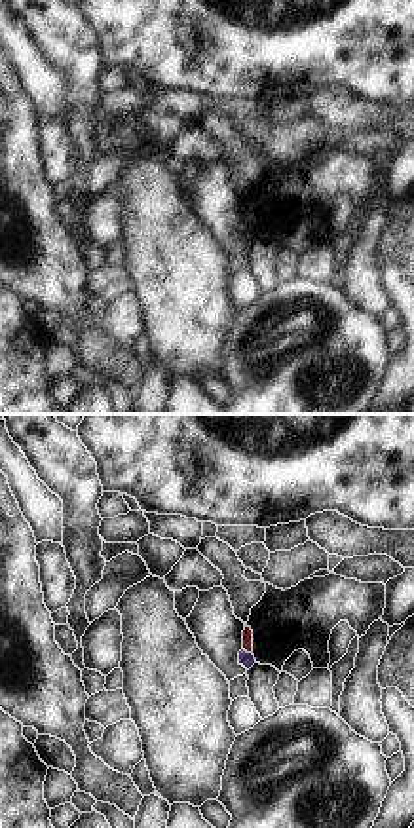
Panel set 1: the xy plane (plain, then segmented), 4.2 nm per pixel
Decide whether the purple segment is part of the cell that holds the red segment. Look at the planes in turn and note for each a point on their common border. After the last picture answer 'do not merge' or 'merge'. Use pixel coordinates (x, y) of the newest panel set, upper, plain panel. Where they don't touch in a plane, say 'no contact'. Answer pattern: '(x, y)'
(247, 226)

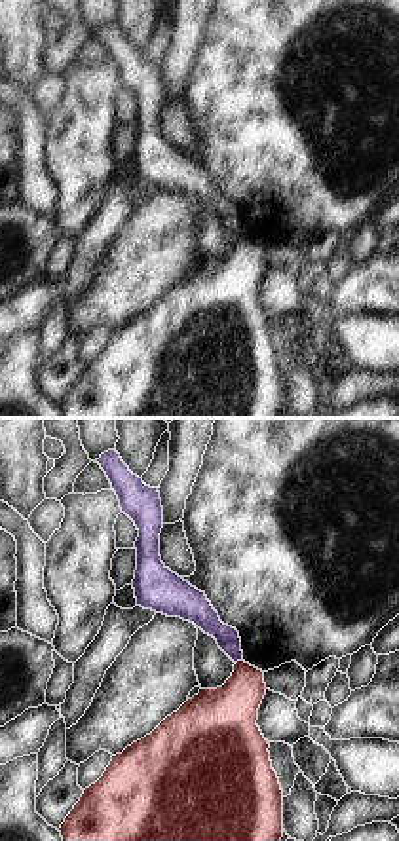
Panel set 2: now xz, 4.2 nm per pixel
(238, 236)

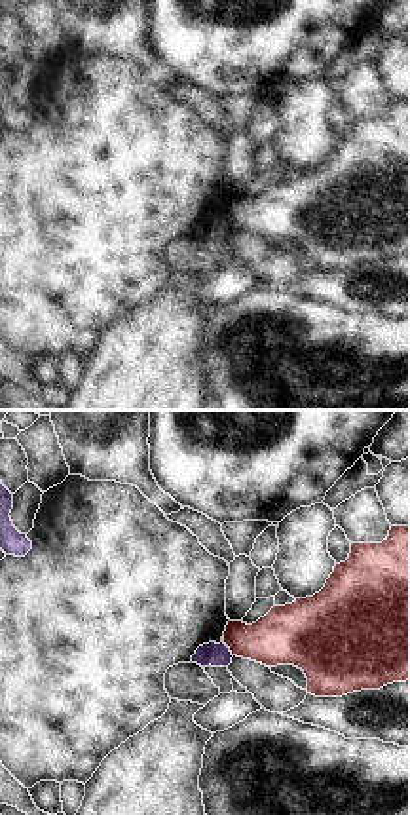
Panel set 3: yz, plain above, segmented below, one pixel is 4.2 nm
(230, 225)

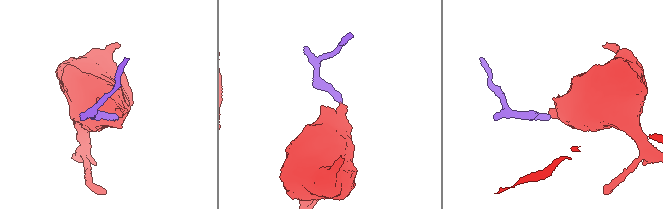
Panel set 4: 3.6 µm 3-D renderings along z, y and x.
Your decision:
do not merge

